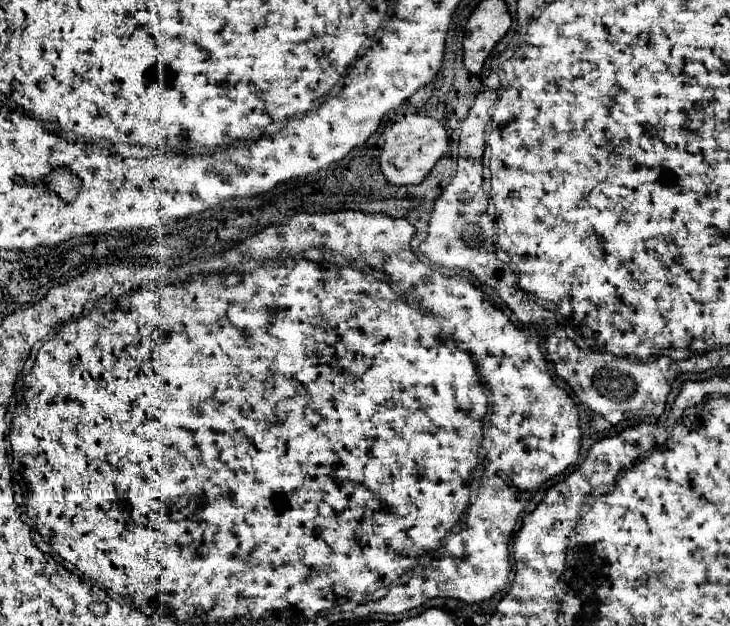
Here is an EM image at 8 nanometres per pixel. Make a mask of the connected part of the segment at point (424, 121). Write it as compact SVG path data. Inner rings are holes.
M406 114L402 120L386 128L386 140L380 152L380 168L390 184L420 184L446 152L448 134L438 120L420 114Z

